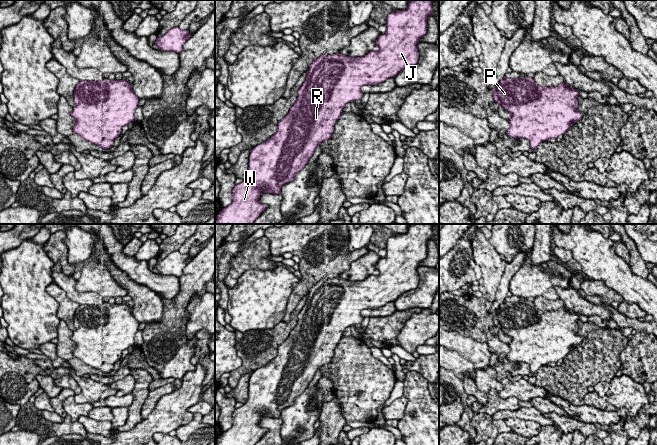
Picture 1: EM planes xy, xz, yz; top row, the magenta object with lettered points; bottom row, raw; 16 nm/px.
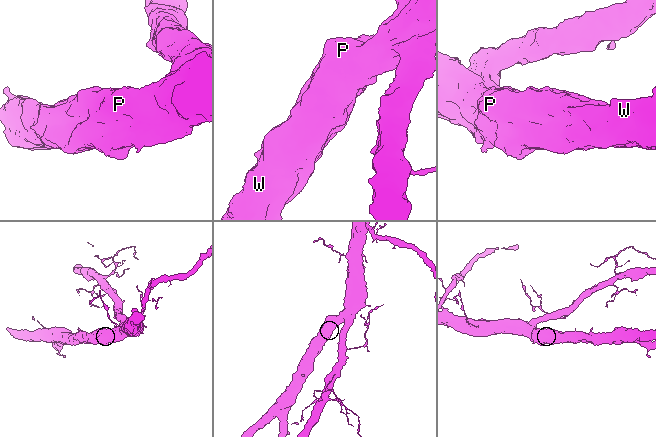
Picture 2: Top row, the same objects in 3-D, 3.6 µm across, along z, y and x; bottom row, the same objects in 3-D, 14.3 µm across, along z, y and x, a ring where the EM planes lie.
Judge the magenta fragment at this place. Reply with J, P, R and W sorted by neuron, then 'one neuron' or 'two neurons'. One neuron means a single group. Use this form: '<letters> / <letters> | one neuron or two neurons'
J P R W | one neuron

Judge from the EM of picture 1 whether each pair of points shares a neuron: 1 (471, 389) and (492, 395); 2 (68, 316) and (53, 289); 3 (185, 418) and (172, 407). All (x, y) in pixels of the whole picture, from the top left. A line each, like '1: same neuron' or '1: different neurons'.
1: different neurons
2: same neuron
3: same neuron

